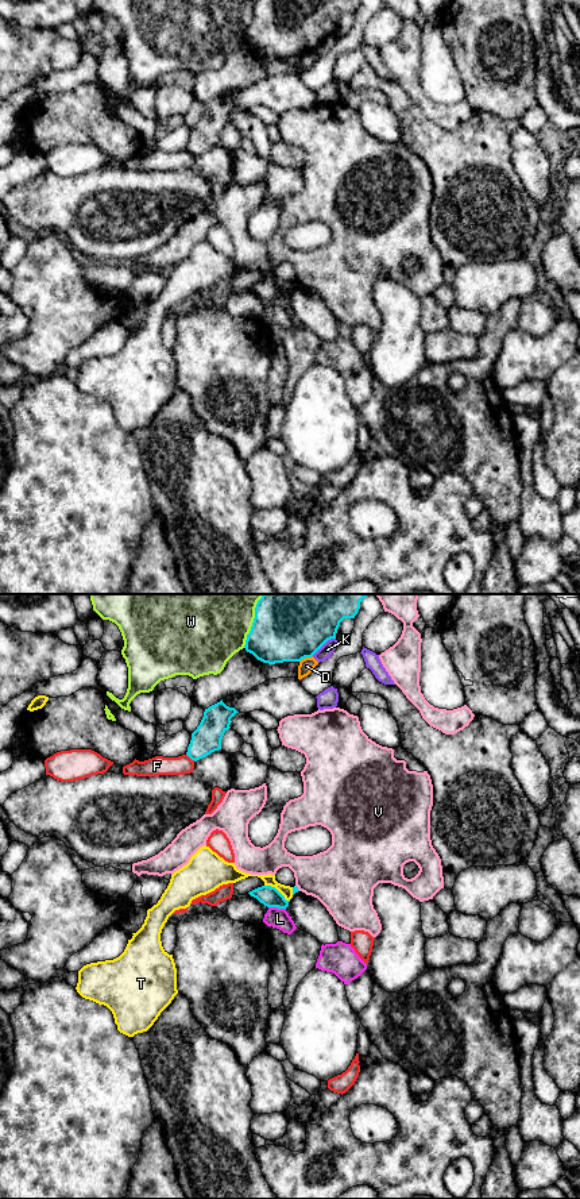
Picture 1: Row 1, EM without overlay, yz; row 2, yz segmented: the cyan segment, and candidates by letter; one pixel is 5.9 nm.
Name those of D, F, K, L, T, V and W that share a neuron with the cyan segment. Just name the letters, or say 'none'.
none

